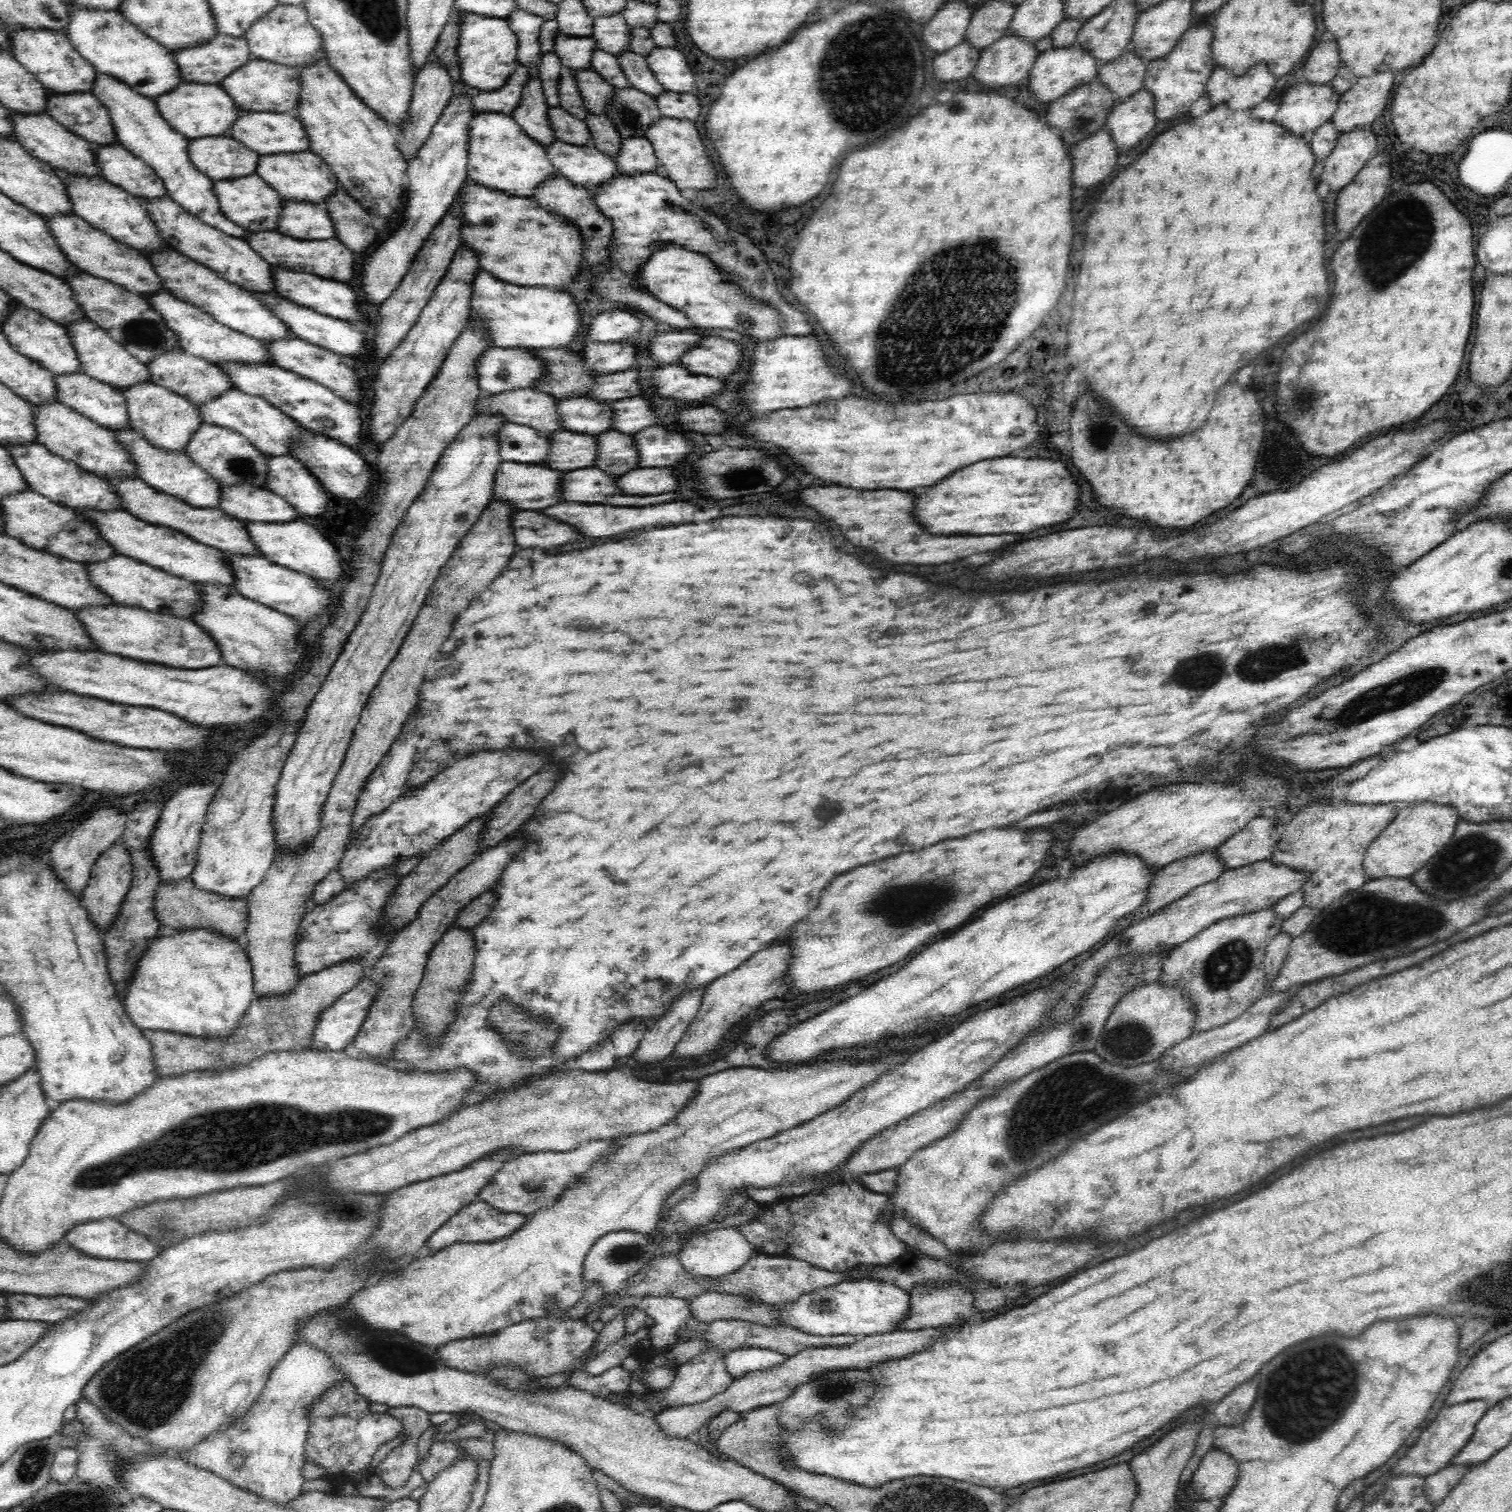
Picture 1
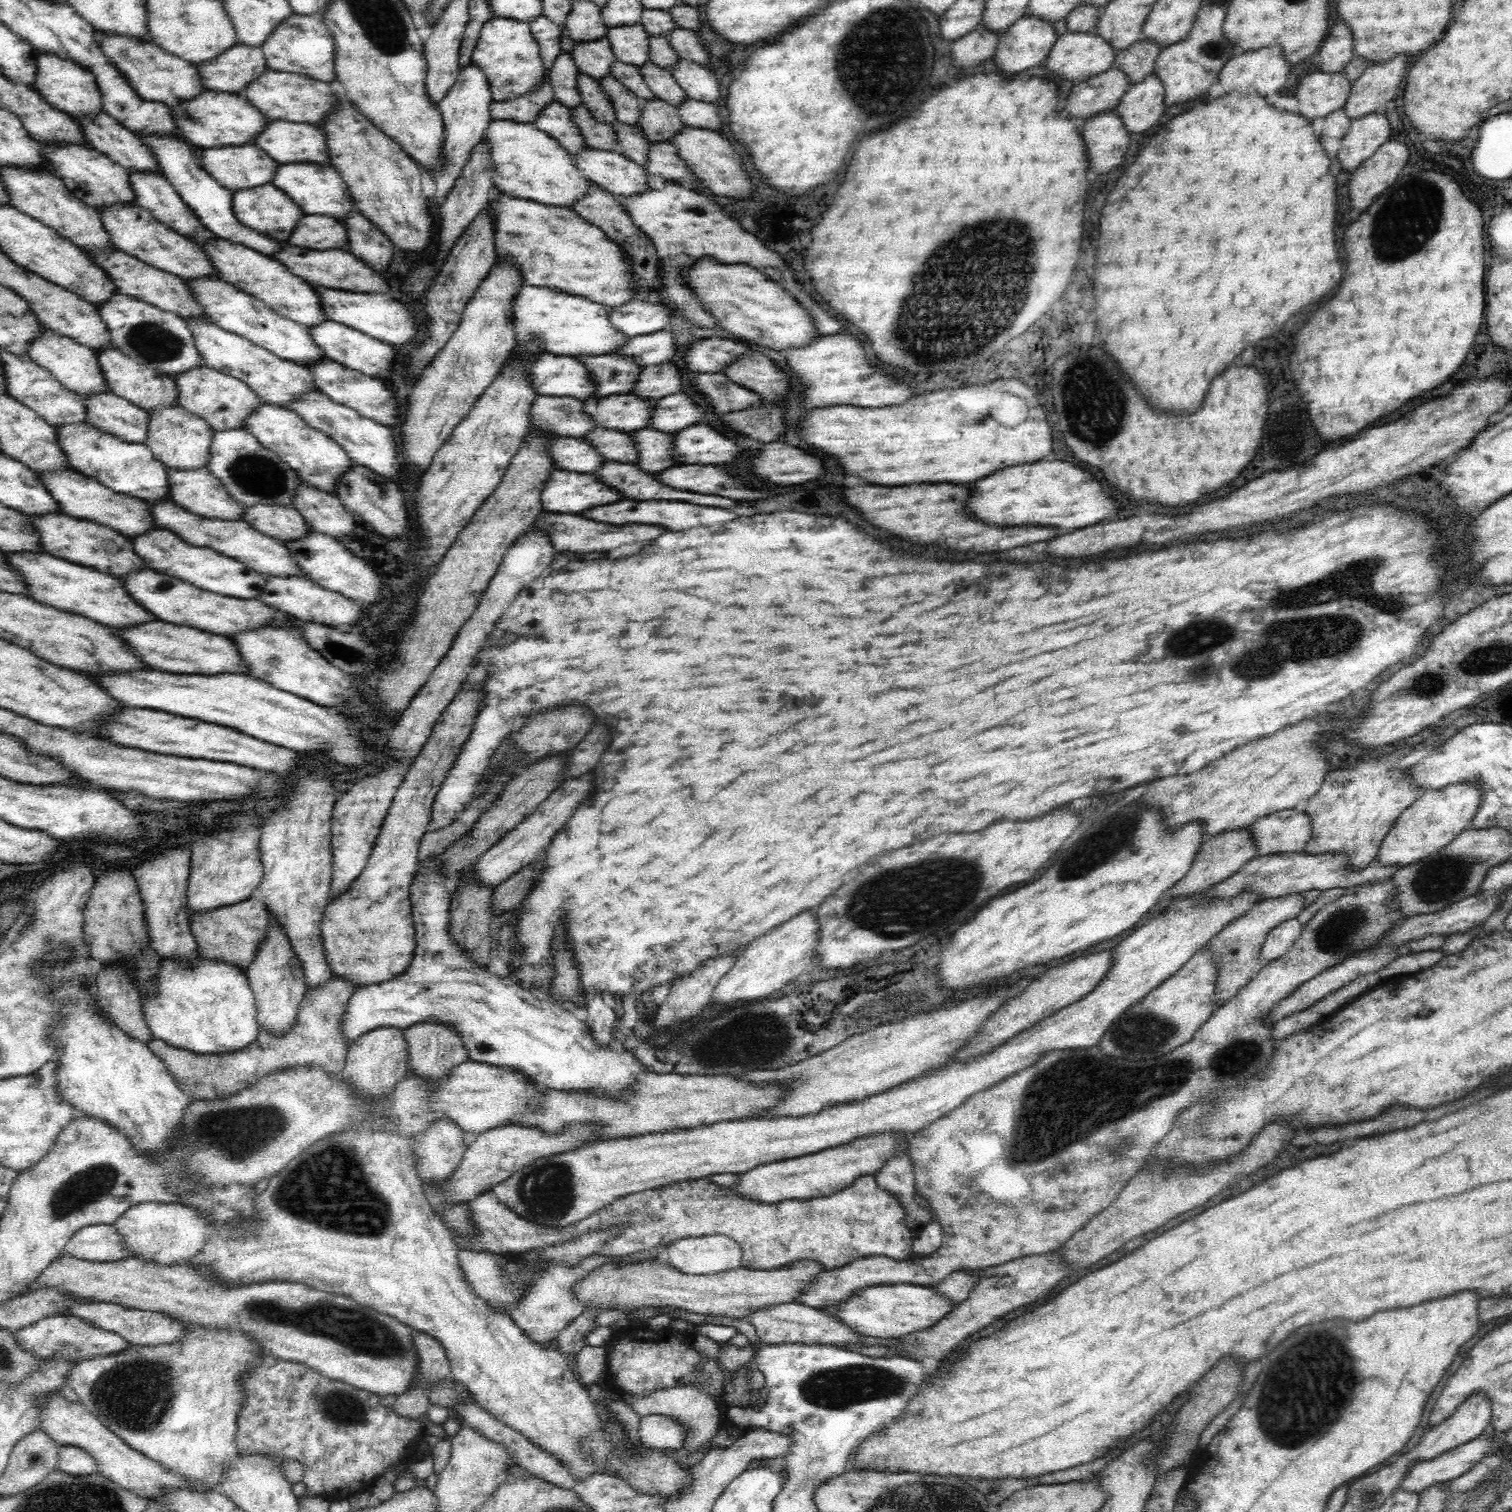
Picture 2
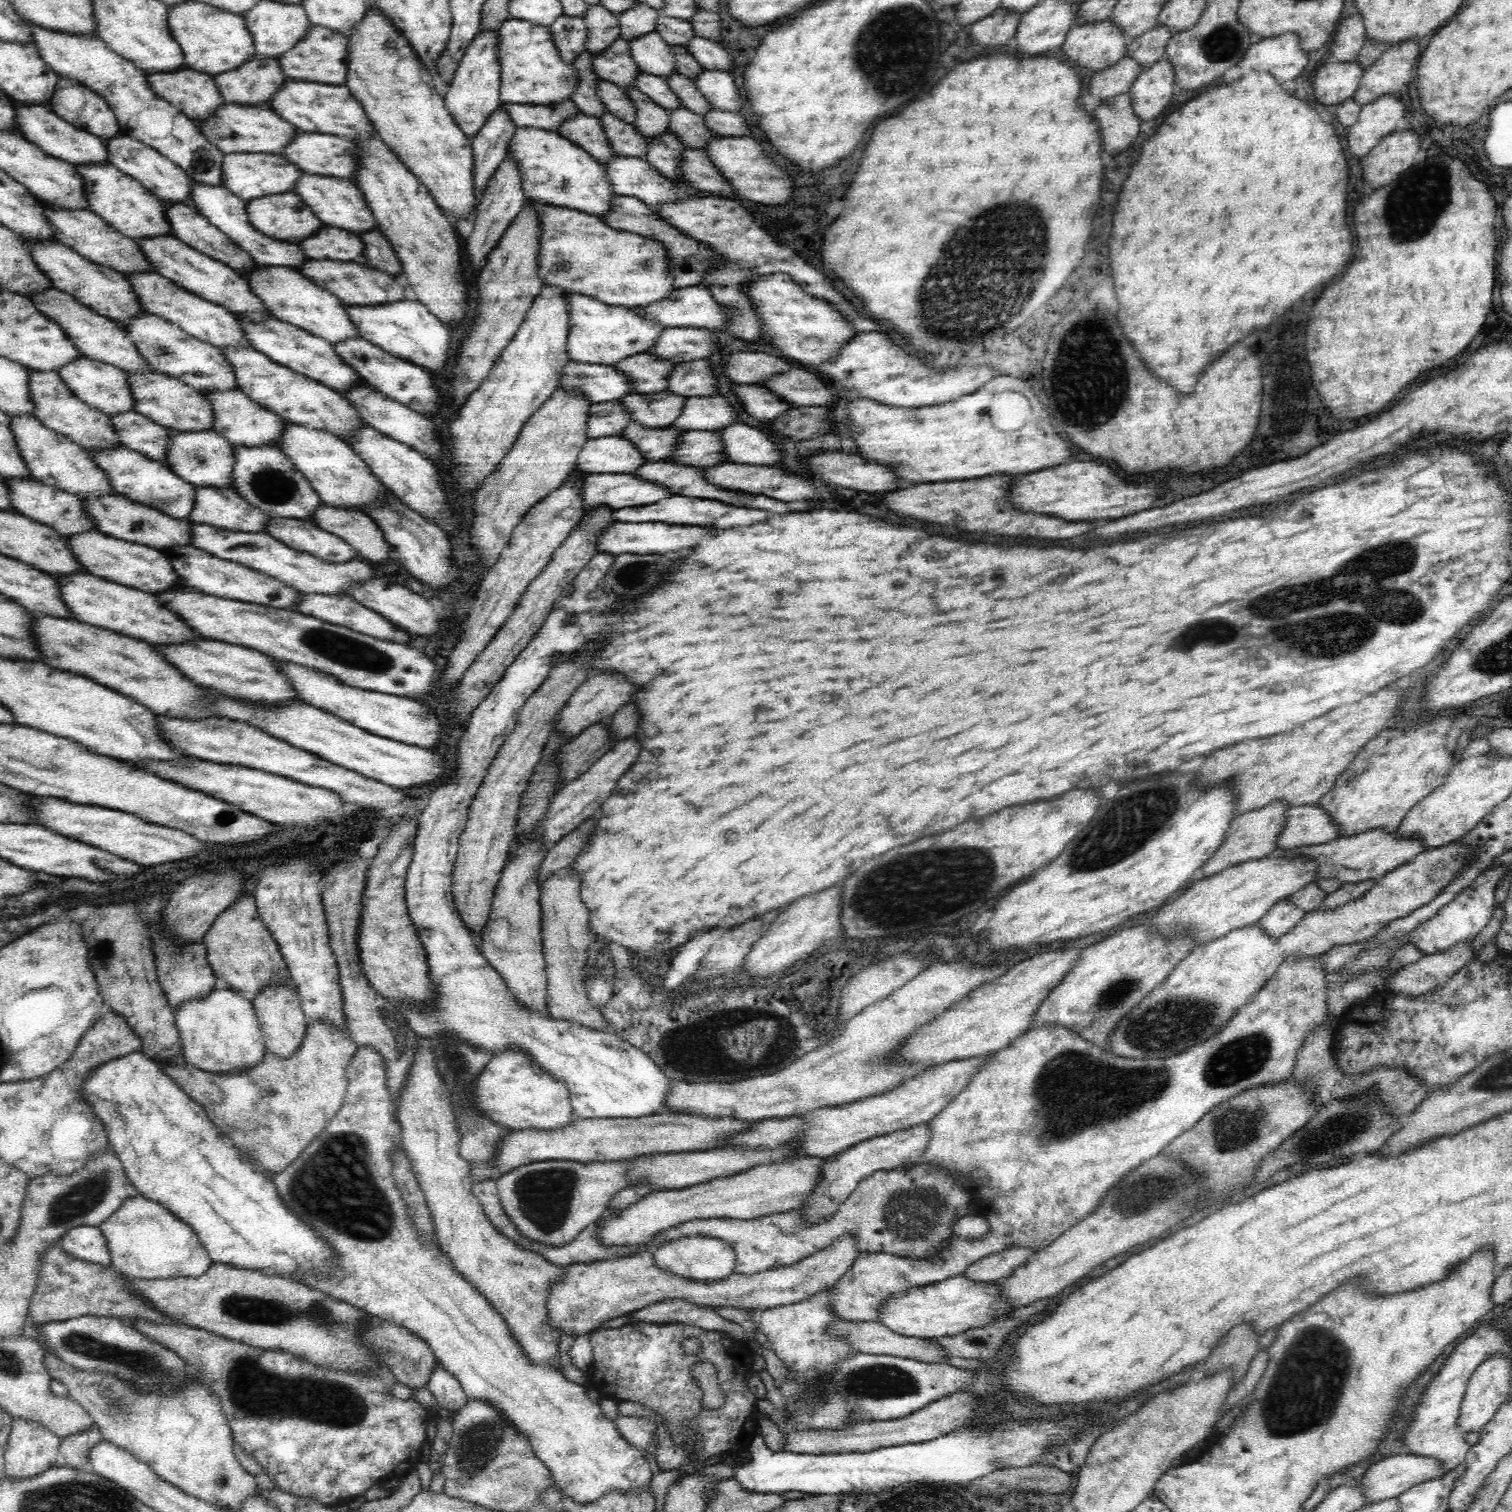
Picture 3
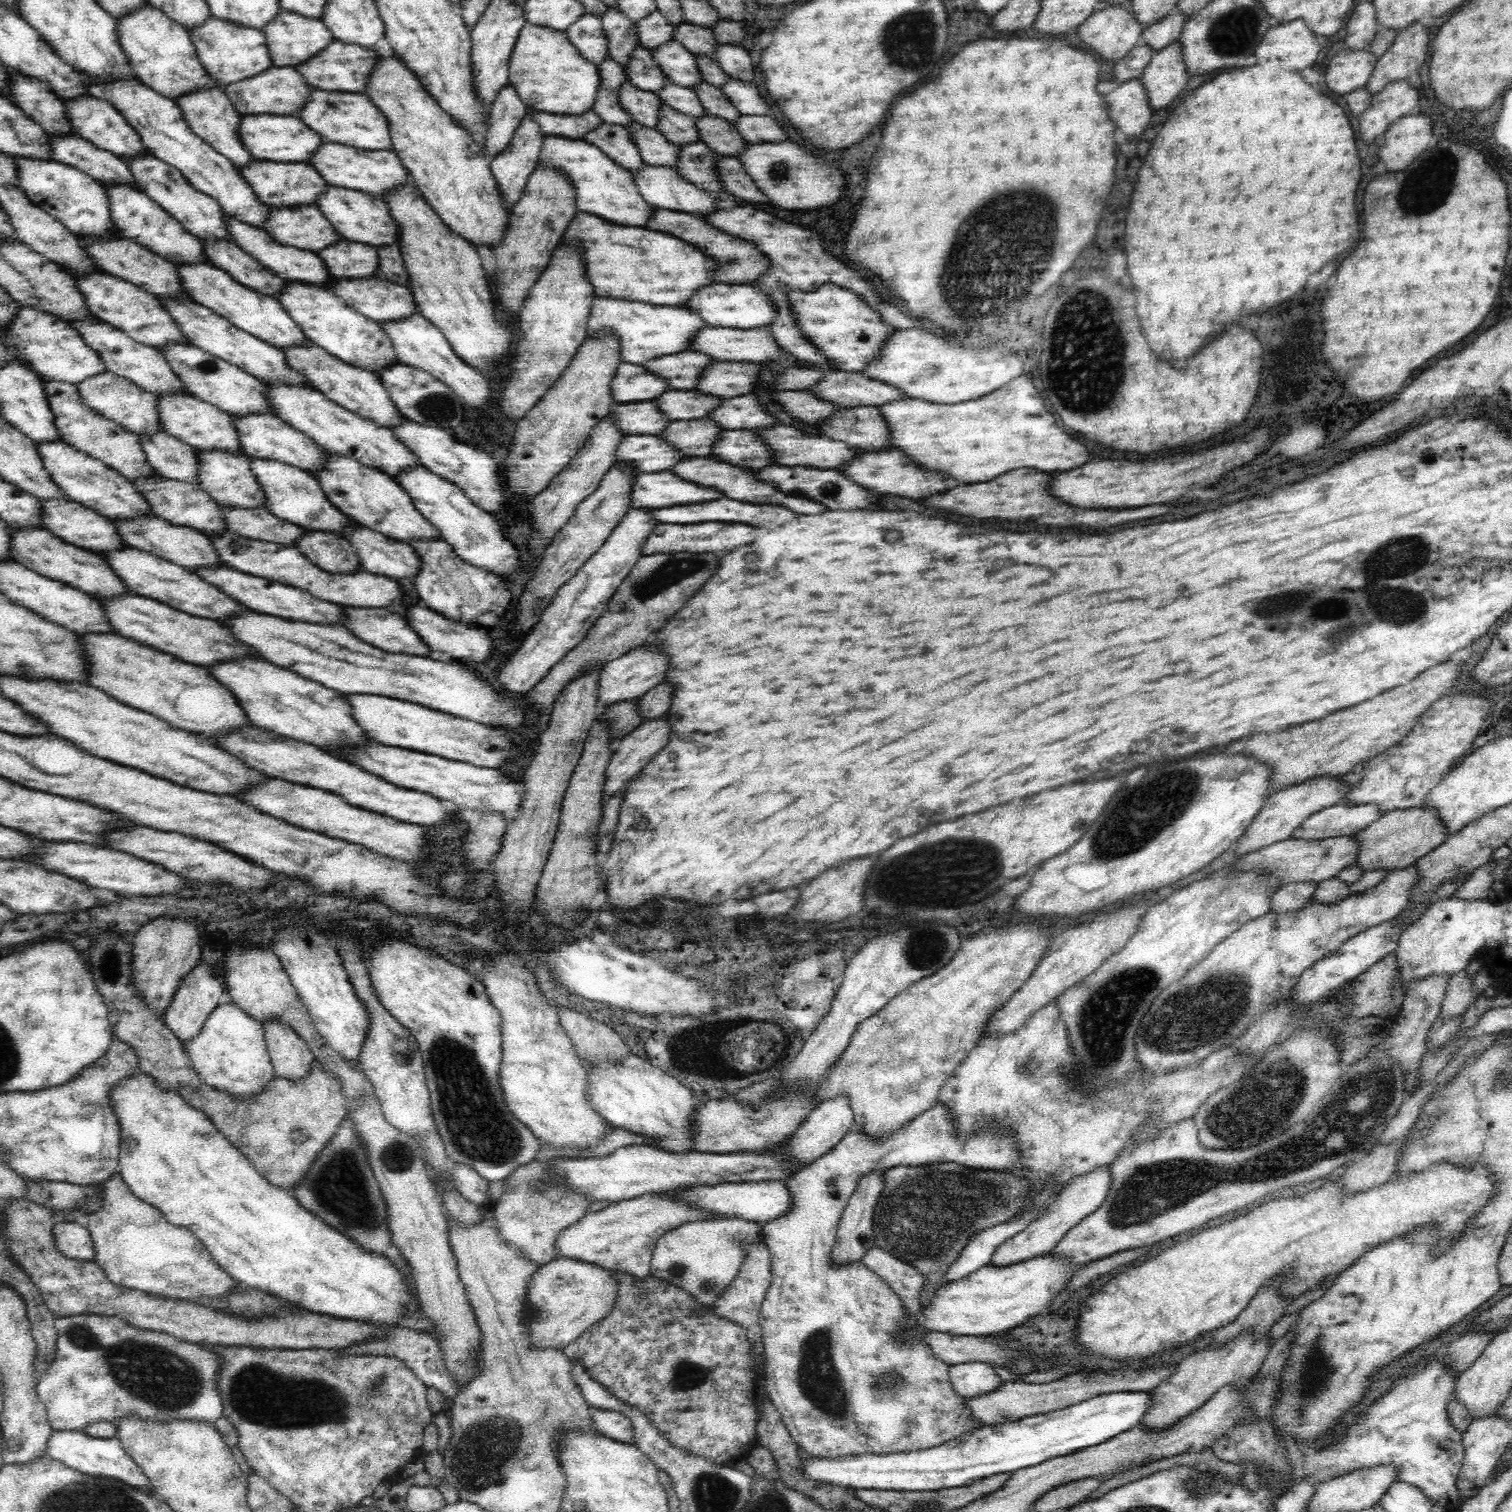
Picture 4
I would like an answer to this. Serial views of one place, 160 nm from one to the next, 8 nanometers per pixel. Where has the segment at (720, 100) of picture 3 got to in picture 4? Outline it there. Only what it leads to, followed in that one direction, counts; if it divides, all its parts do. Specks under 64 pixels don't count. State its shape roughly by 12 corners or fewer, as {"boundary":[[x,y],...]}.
{"boundary":[[730,78],[720,90],[744,116],[773,116],[755,83]]}

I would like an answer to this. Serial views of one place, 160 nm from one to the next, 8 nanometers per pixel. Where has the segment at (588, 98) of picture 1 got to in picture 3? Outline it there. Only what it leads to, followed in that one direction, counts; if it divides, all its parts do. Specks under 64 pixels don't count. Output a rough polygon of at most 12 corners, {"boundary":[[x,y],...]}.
{"boundary":[[636,87],[626,91],[637,112],[632,124],[646,137],[667,133],[670,110]]}

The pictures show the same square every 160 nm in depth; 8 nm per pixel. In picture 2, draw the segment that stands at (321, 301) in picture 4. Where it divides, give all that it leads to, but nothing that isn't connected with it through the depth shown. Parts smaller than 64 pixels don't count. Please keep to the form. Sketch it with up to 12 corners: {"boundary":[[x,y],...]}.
{"boundary":[[216,237],[218,278],[308,328],[327,320],[315,288],[261,252]]}

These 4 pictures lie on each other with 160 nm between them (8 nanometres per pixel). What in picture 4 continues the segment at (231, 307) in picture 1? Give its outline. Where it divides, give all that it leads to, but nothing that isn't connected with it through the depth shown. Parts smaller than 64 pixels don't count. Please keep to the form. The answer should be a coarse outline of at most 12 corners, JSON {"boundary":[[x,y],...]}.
{"boundary":[[310,340],[287,366],[350,412],[394,430],[409,420],[376,373]]}

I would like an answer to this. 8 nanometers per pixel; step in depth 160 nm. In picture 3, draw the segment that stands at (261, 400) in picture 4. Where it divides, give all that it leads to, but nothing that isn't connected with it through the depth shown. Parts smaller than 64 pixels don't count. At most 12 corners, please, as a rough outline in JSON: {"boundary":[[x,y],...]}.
{"boundary":[[153,313],[123,327],[154,372],[239,388],[223,351]]}

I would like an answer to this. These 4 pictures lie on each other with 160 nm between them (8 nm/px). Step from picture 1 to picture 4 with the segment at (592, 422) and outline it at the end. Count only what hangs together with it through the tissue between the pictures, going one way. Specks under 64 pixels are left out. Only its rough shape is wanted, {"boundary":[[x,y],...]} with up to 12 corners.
{"boundary":[[670,390],[653,402],[672,420],[707,417],[726,398]]}

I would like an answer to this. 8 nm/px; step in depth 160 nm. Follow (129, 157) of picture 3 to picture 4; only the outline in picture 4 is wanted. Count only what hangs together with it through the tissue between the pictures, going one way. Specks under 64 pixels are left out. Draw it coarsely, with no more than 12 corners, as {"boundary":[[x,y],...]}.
{"boundary":[[149,153],[131,176],[182,229],[233,241],[218,201]]}

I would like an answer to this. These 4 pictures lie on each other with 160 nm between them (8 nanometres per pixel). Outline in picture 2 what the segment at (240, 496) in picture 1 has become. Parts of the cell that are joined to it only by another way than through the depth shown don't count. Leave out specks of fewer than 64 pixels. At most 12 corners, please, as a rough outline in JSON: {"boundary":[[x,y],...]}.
{"boundary":[[246,506],[243,520],[283,542],[312,531],[294,506]]}

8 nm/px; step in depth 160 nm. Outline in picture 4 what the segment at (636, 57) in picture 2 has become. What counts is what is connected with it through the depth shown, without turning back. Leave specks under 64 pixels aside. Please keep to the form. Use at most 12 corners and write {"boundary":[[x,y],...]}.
{"boundary":[[678,41],[650,51],[671,83],[703,81],[696,55]]}

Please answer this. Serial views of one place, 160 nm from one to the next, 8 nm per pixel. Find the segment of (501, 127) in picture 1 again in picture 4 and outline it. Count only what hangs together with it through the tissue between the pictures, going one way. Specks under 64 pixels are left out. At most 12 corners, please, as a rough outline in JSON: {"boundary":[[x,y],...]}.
{"boundary":[[543,136],[538,164],[575,207],[645,229],[656,207],[633,172],[585,140]]}

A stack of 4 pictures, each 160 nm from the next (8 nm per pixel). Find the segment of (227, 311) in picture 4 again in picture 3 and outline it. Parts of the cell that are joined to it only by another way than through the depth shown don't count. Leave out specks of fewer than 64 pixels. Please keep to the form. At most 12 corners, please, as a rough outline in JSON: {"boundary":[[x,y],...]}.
{"boundary":[[173,235],[139,250],[179,288],[261,321],[273,314],[233,268]]}

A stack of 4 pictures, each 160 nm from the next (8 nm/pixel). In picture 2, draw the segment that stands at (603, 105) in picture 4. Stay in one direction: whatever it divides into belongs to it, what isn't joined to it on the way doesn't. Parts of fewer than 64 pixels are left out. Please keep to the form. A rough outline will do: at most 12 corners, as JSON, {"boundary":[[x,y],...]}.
{"boundary":[[562,52],[549,70],[558,103],[583,106],[580,73],[571,53]]}

